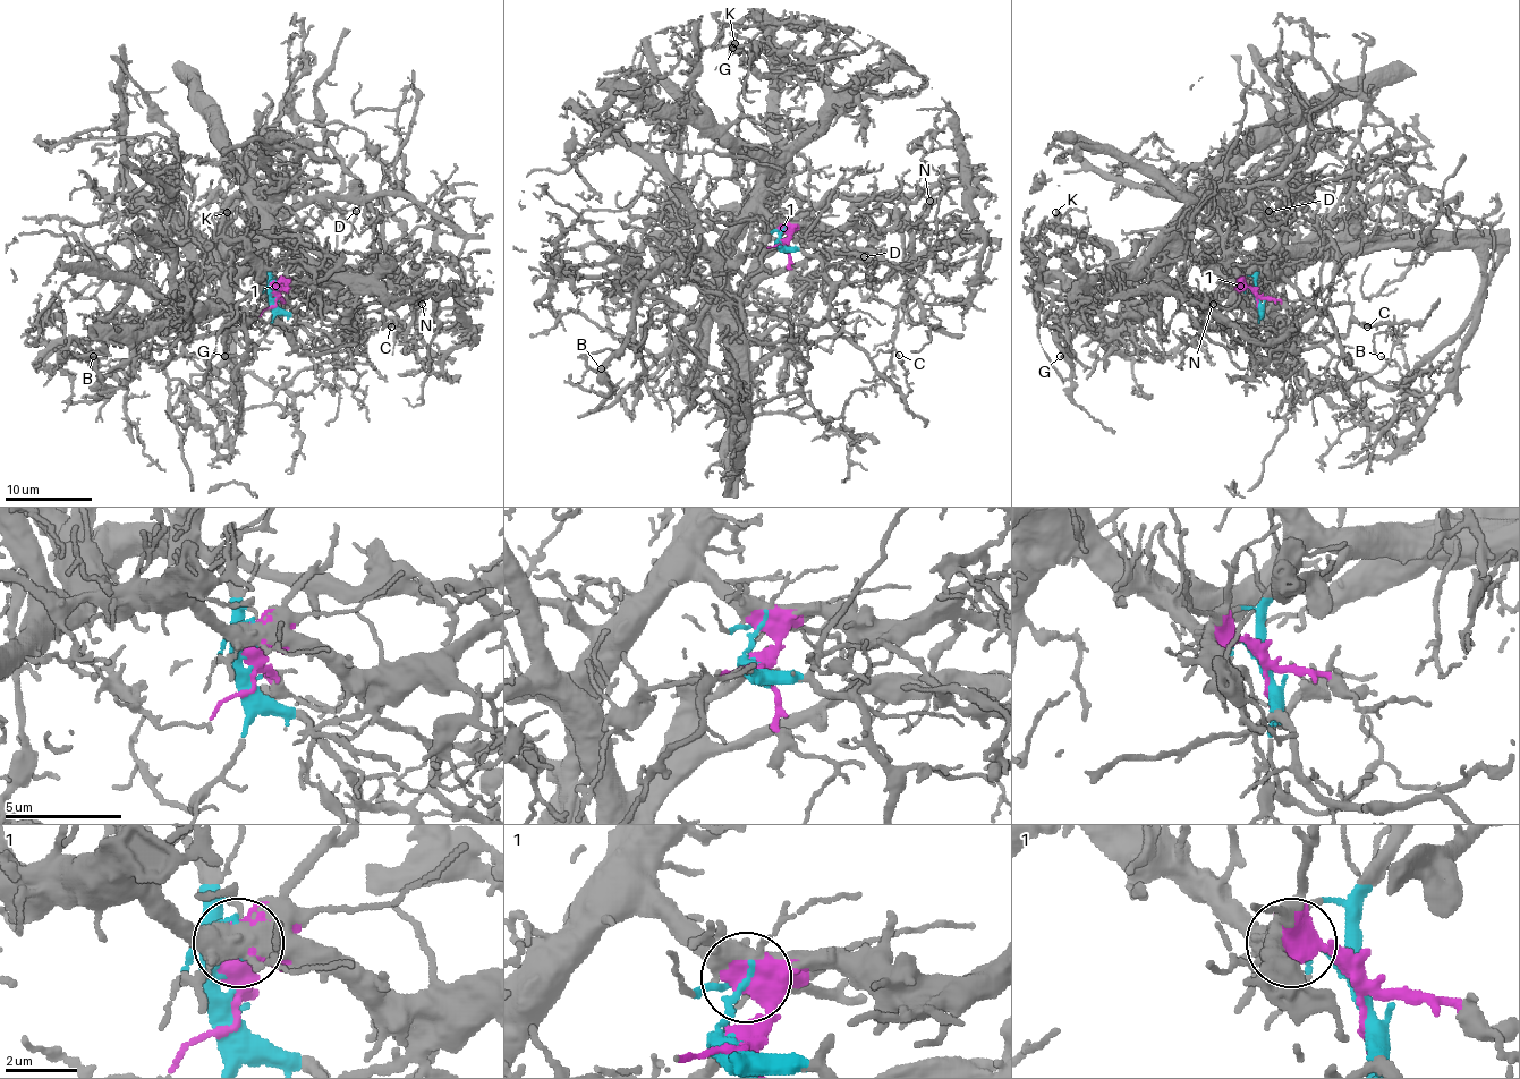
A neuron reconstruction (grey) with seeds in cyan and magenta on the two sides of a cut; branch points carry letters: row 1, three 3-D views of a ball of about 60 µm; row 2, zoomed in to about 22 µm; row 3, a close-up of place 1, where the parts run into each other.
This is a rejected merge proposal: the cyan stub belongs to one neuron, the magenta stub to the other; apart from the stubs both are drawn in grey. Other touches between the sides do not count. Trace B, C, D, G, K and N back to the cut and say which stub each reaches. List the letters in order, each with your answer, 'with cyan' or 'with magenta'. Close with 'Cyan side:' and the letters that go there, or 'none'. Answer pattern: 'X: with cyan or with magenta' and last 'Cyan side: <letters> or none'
B: with cyan
C: with cyan
D: with magenta
G: with magenta
K: with magenta
N: with magenta
Cyan side: B, C

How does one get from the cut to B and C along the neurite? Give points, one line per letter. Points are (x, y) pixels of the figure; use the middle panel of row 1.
B: (782, 244), (735, 291), (706, 257), (674, 255), (637, 294), (629, 341), (608, 364), (618, 388), (601, 367)
C: (782, 244), (815, 255), (824, 268), (837, 331), (872, 357), (880, 350), (900, 355)

